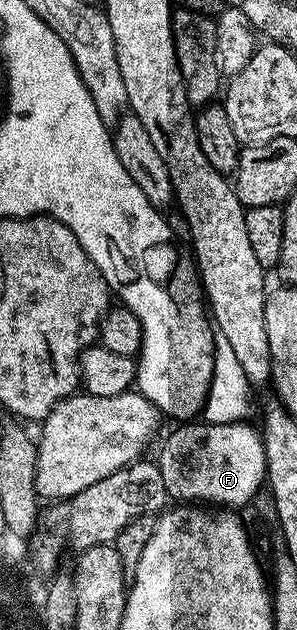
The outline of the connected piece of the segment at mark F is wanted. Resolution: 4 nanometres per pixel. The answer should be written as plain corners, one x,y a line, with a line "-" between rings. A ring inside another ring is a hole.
191,421
175,427
175,431
161,447
157,464
165,482
168,496
181,503
215,503
227,509
238,509
256,498
255,493
266,480
267,460
265,459
262,434
242,421
229,424
210,424

